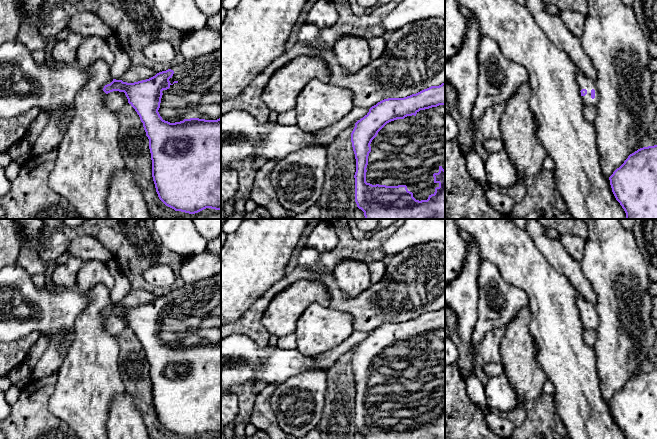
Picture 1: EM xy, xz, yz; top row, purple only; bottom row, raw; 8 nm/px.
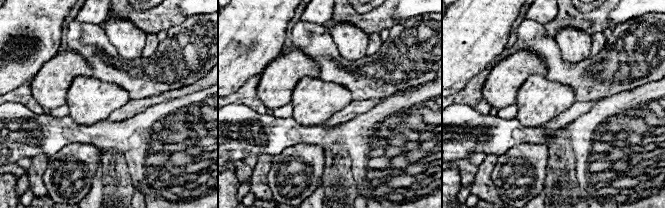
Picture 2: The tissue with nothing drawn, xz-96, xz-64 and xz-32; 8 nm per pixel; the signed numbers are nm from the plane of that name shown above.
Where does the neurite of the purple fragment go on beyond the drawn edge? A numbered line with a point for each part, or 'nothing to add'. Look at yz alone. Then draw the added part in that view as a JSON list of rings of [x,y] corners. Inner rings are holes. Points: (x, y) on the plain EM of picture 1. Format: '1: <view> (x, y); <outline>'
1: yz (584, 306); [[[582,296],[577,297],[577,307],[580,315],[582,313],[587,314],[585,320],[581,320],[584,330],[596,329],[599,325],[599,314],[595,308],[595,305],[585,300]]]

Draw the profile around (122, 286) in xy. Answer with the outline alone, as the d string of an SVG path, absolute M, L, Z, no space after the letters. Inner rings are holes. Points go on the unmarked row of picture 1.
M112 257L105 265L114 277L114 287L110 291L110 296L114 303L121 304L123 298L131 291L132 286L116 258Z

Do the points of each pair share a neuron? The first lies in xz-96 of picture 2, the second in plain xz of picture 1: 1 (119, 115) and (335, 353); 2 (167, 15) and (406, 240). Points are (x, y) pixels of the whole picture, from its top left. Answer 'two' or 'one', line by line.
1: one
2: two

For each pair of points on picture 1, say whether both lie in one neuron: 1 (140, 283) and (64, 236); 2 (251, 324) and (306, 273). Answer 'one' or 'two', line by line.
1: one
2: one

